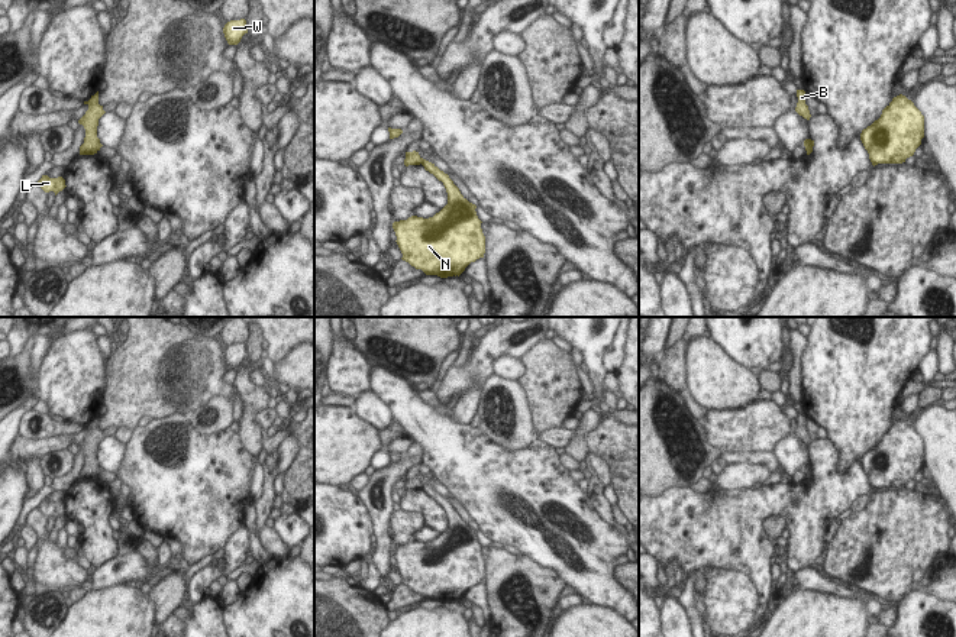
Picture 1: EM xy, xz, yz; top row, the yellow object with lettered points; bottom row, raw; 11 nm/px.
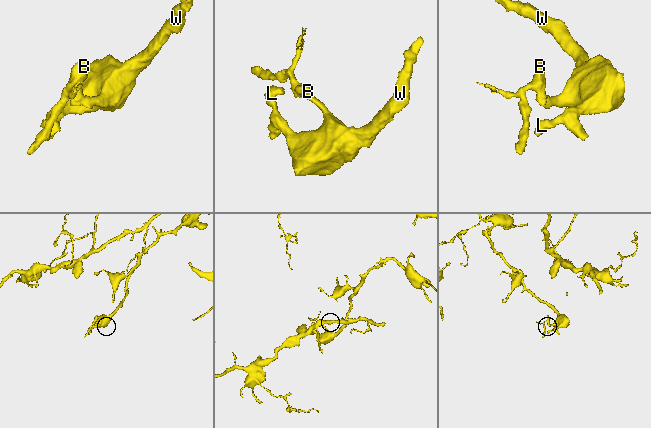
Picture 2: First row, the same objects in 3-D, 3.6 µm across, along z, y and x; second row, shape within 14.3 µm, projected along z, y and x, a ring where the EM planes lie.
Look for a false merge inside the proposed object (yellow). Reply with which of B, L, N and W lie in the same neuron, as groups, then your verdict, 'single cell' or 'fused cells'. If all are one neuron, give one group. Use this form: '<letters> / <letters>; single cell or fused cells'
B / L N W; fused cells

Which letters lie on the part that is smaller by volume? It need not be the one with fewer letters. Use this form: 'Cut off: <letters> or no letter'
Cut off: B

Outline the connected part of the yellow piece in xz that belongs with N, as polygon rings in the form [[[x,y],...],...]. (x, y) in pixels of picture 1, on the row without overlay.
[[[423,484],[422,489],[443,507],[448,528],[433,541],[411,540],[393,547],[403,585],[426,599],[459,601],[485,578],[485,560],[477,530],[469,527],[448,498]]]

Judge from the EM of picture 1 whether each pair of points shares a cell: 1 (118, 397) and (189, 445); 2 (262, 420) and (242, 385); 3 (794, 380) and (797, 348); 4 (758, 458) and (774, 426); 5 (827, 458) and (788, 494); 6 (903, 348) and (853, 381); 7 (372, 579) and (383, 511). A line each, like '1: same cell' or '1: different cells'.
1: different cells
2: different cells
3: same cell
4: different cells
5: same cell
6: same cell
7: different cells

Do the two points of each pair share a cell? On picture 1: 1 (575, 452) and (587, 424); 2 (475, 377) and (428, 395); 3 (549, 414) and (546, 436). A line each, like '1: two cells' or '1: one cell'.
1: one cell
2: two cells
3: two cells

